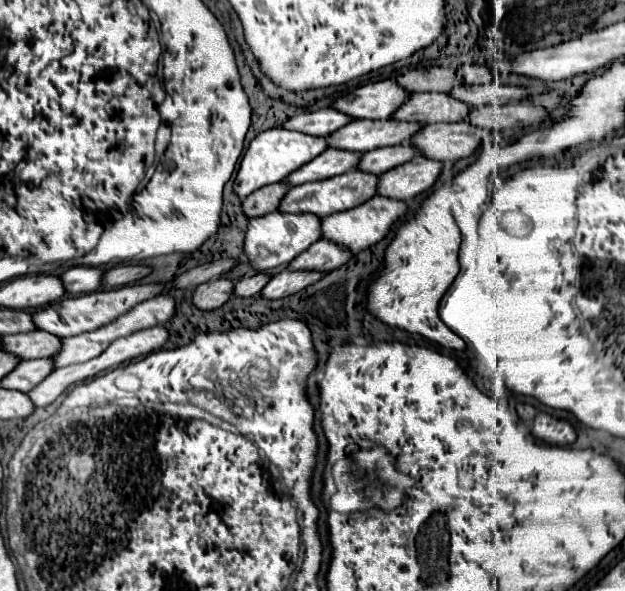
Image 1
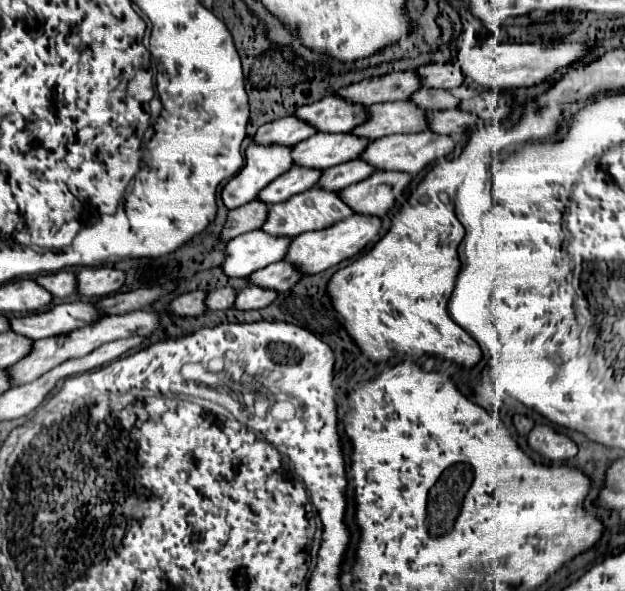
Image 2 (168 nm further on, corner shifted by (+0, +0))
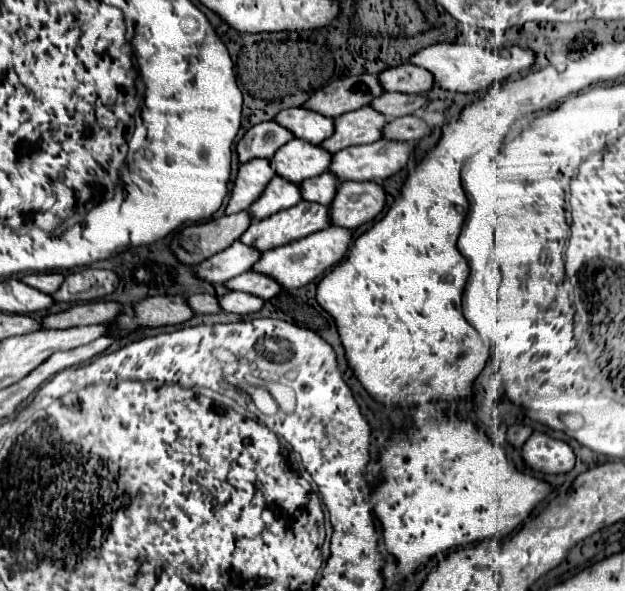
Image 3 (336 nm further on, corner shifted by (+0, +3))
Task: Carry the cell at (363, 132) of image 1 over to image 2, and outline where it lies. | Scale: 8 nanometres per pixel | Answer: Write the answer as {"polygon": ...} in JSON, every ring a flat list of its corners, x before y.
{"polygon":[[316,133,292,147,292,161,306,169,328,169,356,159,368,145,368,139,358,139,352,133]]}

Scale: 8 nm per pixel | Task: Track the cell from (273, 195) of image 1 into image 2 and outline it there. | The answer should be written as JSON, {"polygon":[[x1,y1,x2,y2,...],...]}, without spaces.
{"polygon":[[252,201,252,203,246,203,244,207,228,211,228,219,226,219,224,229,220,233,220,239,230,241,242,233,260,229,266,215,268,215,266,205,262,201]]}

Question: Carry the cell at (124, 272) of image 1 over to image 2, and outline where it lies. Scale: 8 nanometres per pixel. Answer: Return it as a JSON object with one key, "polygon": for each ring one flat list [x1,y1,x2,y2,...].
{"polygon":[[84,267,76,275,78,295,104,297,116,293,124,285,124,273,114,267]]}

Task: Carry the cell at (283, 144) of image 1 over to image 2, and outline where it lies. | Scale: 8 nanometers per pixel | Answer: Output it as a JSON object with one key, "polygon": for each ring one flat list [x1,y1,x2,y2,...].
{"polygon":[[250,143,246,163,222,189,222,201,228,209,242,207,258,197,258,193,276,177,292,167,290,147,262,147]]}

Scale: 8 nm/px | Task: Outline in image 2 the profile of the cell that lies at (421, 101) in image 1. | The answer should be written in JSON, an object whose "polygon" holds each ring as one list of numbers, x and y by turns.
{"polygon":[[412,101,378,103,368,107,368,119,350,133,374,141,394,133,424,131,424,121,426,121,426,111,418,109]]}

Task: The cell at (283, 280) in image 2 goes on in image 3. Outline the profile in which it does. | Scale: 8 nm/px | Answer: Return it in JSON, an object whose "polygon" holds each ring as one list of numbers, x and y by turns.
{"polygon":[[254,270,244,272,244,274,228,280,226,288,248,292,248,294,260,296,264,300,270,300,272,296,276,296,282,290,282,286,274,278,270,278,266,274,260,274,260,272,254,272]]}

